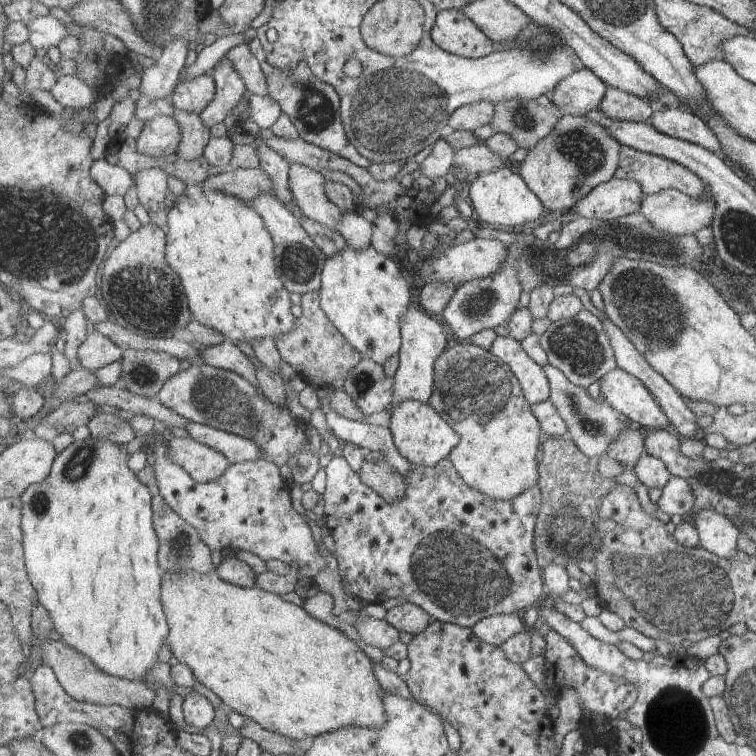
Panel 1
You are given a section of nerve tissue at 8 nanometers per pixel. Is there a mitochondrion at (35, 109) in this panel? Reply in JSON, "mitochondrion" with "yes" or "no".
{"mitochondrion":"no"}

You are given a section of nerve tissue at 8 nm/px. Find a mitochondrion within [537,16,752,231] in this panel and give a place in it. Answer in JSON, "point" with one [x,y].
{"point":[578,146]}

